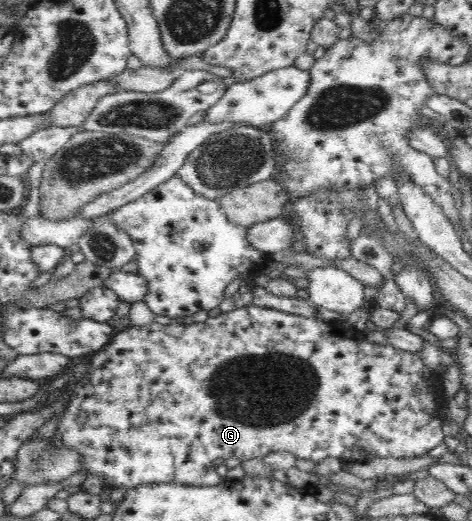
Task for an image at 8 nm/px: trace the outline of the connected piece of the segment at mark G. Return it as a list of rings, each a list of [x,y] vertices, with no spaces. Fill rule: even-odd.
[[[254,304],[247,305],[246,307],[235,308],[227,313],[222,312],[216,317],[208,318],[204,323],[194,322],[186,325],[171,322],[168,325],[161,325],[160,323],[154,322],[150,323],[150,325],[144,325],[144,327],[129,325],[128,327],[117,330],[112,336],[112,339],[102,349],[100,349],[100,351],[95,352],[90,357],[91,369],[80,382],[74,385],[74,394],[69,399],[67,409],[61,416],[59,424],[57,425],[57,430],[53,435],[53,437],[55,437],[53,447],[71,447],[71,449],[75,449],[75,451],[81,455],[81,471],[92,475],[98,475],[98,477],[104,479],[107,487],[123,487],[126,490],[138,487],[138,485],[150,483],[173,483],[174,485],[218,485],[220,477],[216,474],[214,459],[220,459],[220,457],[225,460],[234,457],[241,461],[246,461],[247,459],[258,459],[258,457],[264,457],[270,453],[286,451],[288,453],[293,453],[298,459],[309,459],[318,464],[323,459],[326,459],[326,457],[336,457],[336,459],[339,459],[342,463],[354,463],[370,461],[376,457],[393,457],[400,459],[421,456],[427,454],[431,449],[434,449],[434,447],[438,447],[438,445],[443,442],[446,435],[445,427],[443,427],[443,411],[438,405],[438,401],[436,401],[434,395],[432,395],[432,392],[430,392],[434,385],[440,386],[441,381],[437,374],[424,365],[422,352],[423,351],[420,350],[417,352],[405,352],[388,343],[386,345],[376,344],[372,341],[366,340],[364,334],[354,331],[353,328],[346,327],[346,325],[341,322],[337,323],[336,321],[331,320],[324,321],[314,317],[302,317],[292,313],[284,313],[277,309],[258,307]]]

